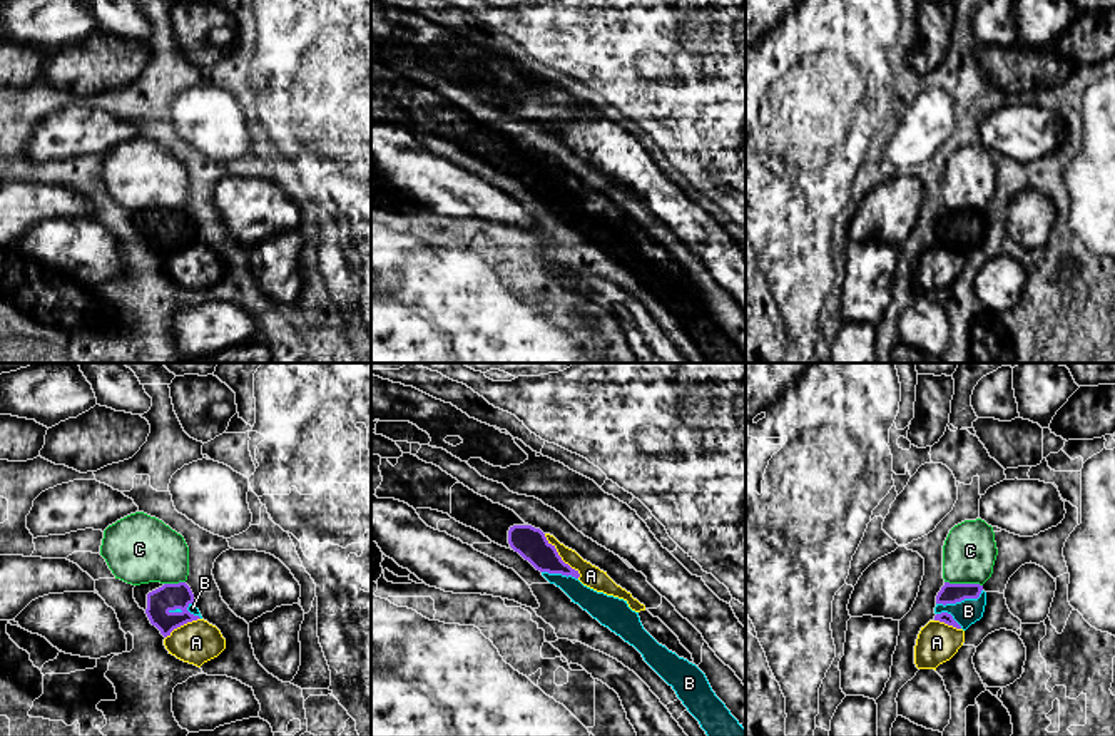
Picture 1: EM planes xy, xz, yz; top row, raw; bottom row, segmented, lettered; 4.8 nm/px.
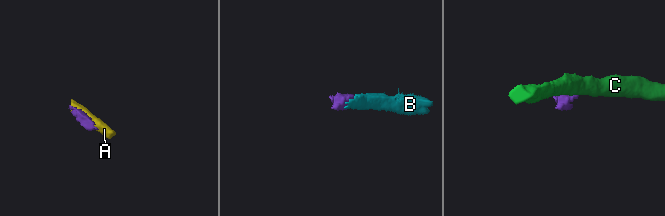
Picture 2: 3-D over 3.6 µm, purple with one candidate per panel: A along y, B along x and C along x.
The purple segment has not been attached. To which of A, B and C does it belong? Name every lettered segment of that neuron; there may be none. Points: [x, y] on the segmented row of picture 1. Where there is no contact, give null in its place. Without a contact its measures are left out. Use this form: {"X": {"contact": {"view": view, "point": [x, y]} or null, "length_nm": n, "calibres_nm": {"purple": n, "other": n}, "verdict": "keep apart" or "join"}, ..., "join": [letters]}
{"A": {"contact": {"view": "xz", "point": [560, 557]}, "length_nm": 280, "calibres_nm": {"purple": 150, "other": 110}, "verdict": "keep apart"}, "B": {"contact": {"view": "yz", "point": [960, 601]}, "length_nm": 240, "calibres_nm": {"purple": 100, "other": 120}, "verdict": "join"}, "C": {"contact": {"view": "yz", "point": [963, 584]}, "length_nm": 190, "calibres_nm": {"purple": 100, "other": 260}, "verdict": "keep apart"}, "join": ["B"]}

